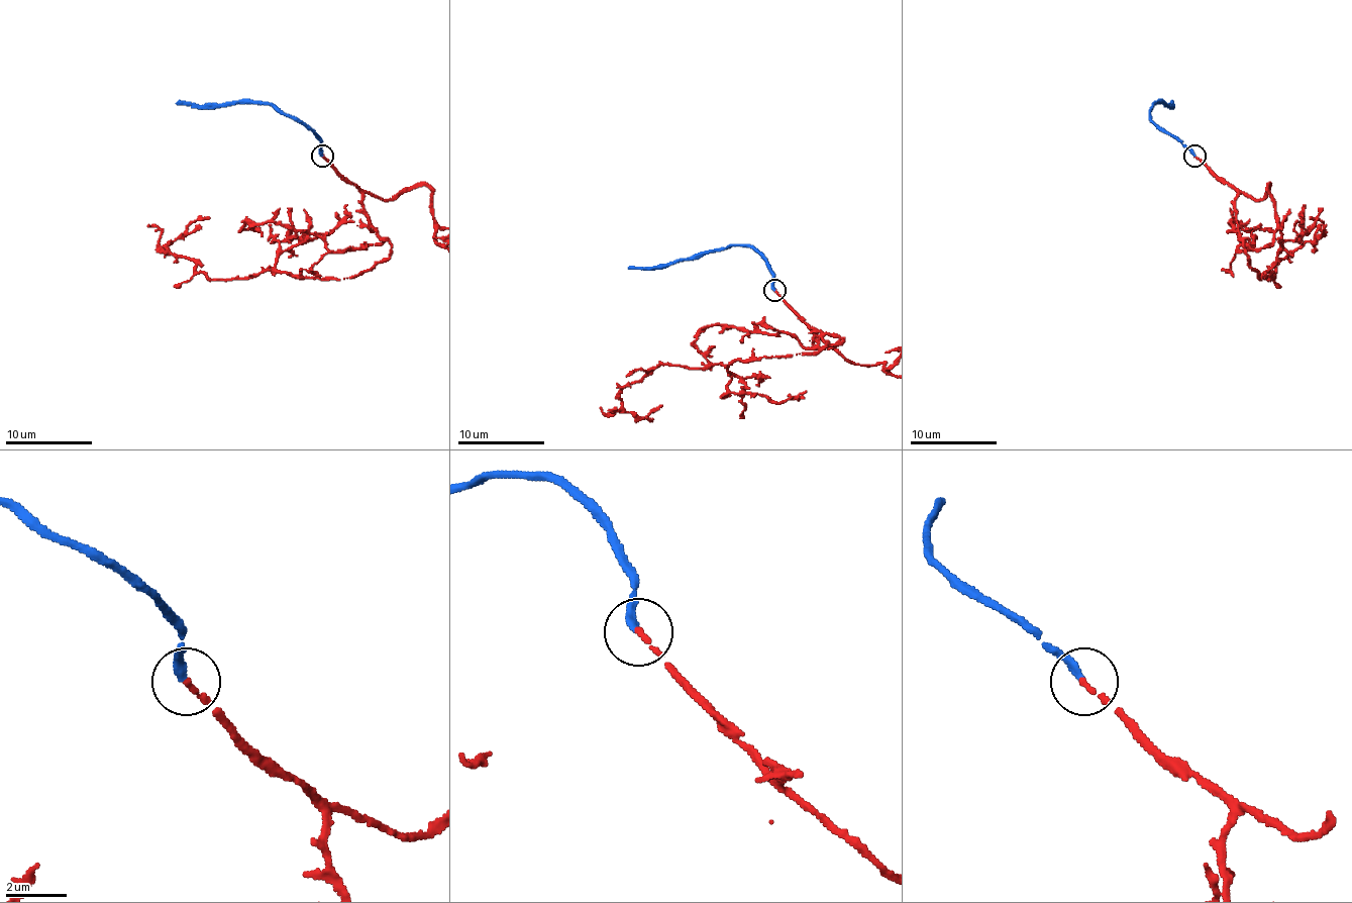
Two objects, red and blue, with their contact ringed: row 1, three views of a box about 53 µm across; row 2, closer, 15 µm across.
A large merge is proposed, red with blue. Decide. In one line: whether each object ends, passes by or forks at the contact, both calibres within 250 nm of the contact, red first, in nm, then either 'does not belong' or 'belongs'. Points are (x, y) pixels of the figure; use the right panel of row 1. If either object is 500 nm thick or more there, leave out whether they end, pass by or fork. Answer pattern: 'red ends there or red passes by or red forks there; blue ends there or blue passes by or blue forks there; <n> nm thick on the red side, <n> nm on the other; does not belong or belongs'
red ends there; blue ends there; 170 nm thick on the red side, 260 nm on the other; belongs

